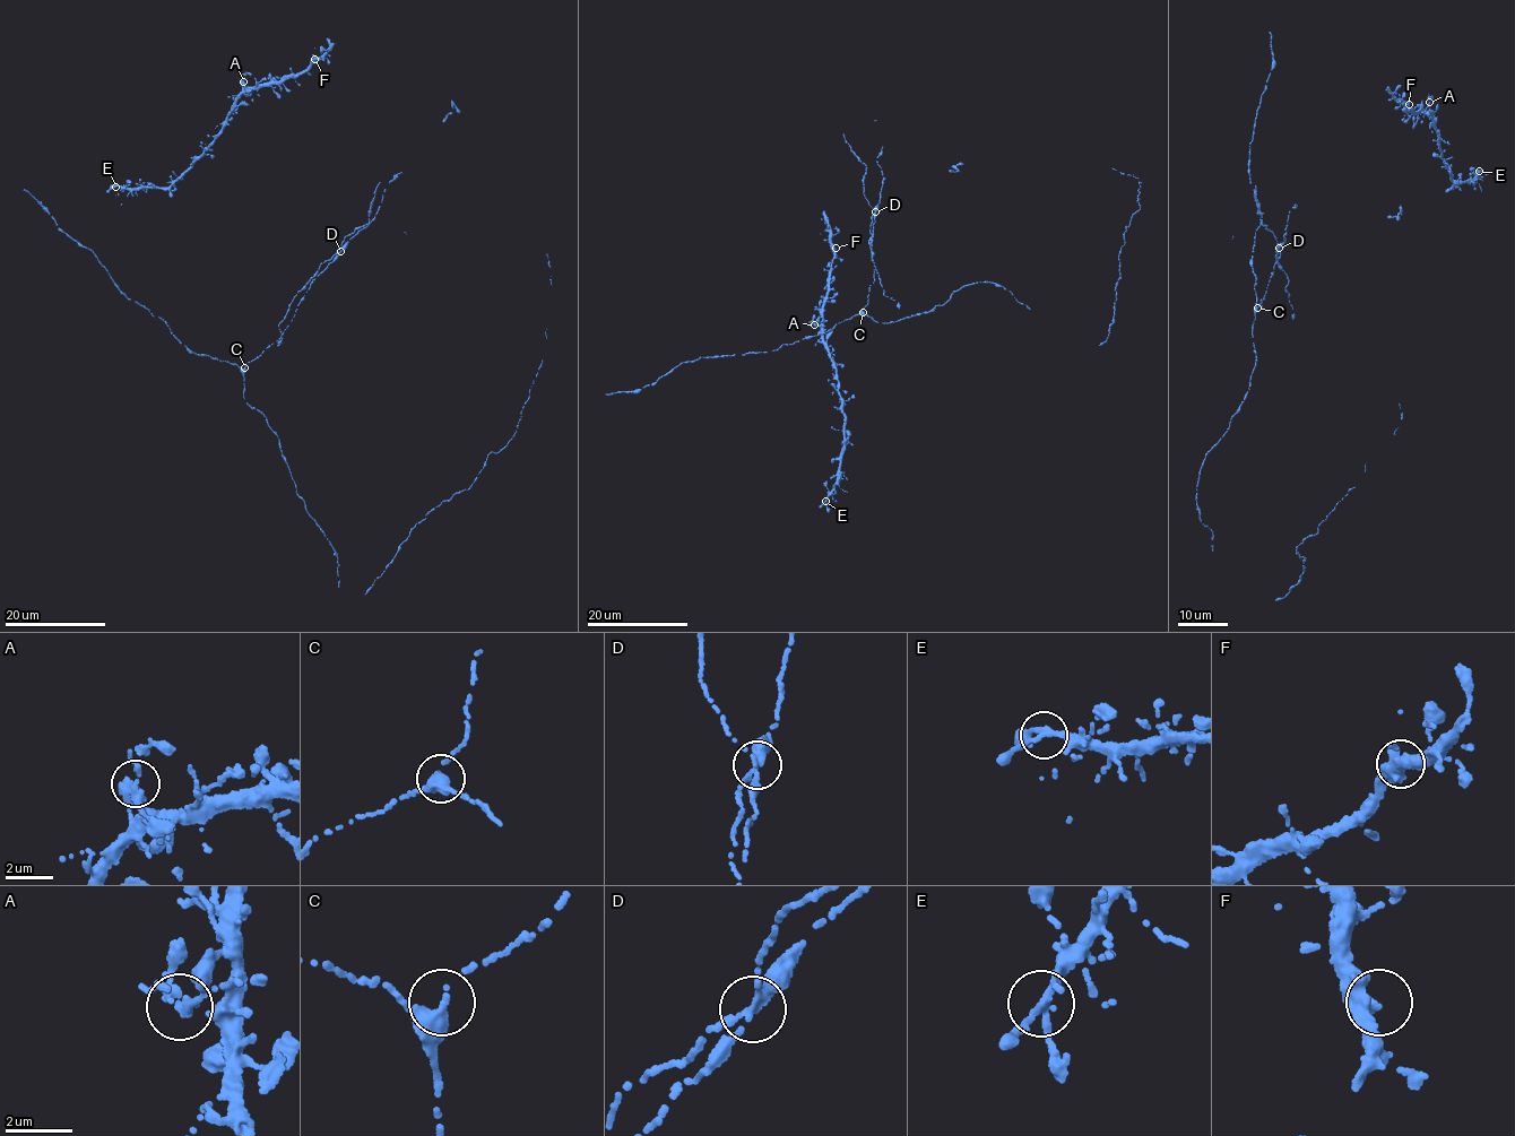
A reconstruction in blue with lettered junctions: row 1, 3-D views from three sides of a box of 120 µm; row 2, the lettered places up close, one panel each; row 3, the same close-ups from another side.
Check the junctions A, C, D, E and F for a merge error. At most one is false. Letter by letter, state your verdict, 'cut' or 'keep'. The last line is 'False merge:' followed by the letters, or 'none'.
A: keep
C: keep
D: cut
E: keep
F: keep
False merge: D

